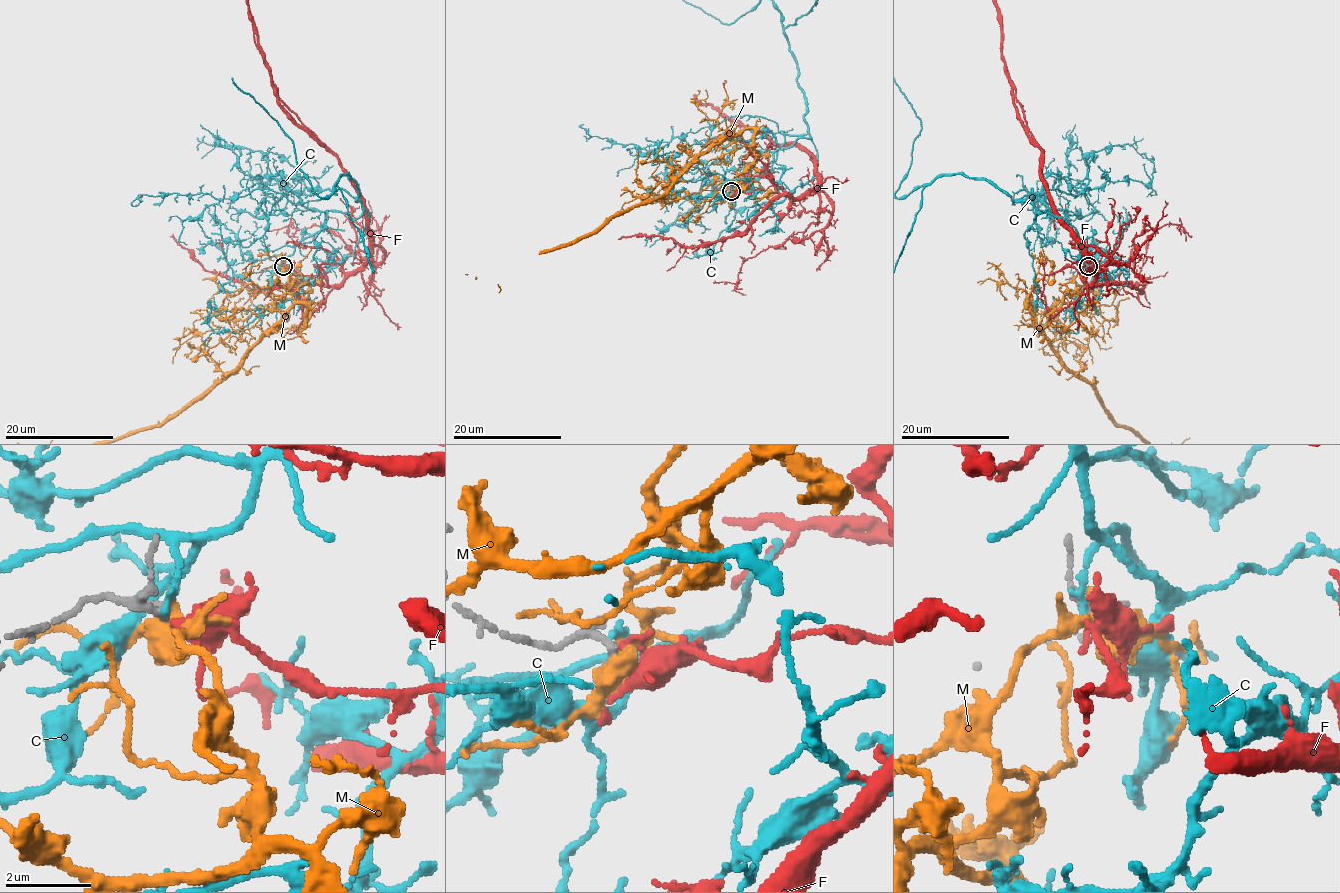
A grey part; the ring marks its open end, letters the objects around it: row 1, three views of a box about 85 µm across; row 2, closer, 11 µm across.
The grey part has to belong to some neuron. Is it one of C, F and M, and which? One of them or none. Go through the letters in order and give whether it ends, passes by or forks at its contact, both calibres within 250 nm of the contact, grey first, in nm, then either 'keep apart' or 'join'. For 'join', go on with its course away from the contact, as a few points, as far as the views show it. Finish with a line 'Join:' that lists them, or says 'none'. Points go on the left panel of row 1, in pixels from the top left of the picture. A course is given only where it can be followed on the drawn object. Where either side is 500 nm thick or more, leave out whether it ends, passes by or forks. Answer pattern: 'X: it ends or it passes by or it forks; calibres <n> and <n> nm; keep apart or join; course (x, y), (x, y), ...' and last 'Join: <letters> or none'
C: it ends; calibres 200 and 140 nm; keep apart
F: it ends; calibres 180 and 280 nm; join
M: it forks; calibres 150 and 340 nm; keep apart
Join: F

